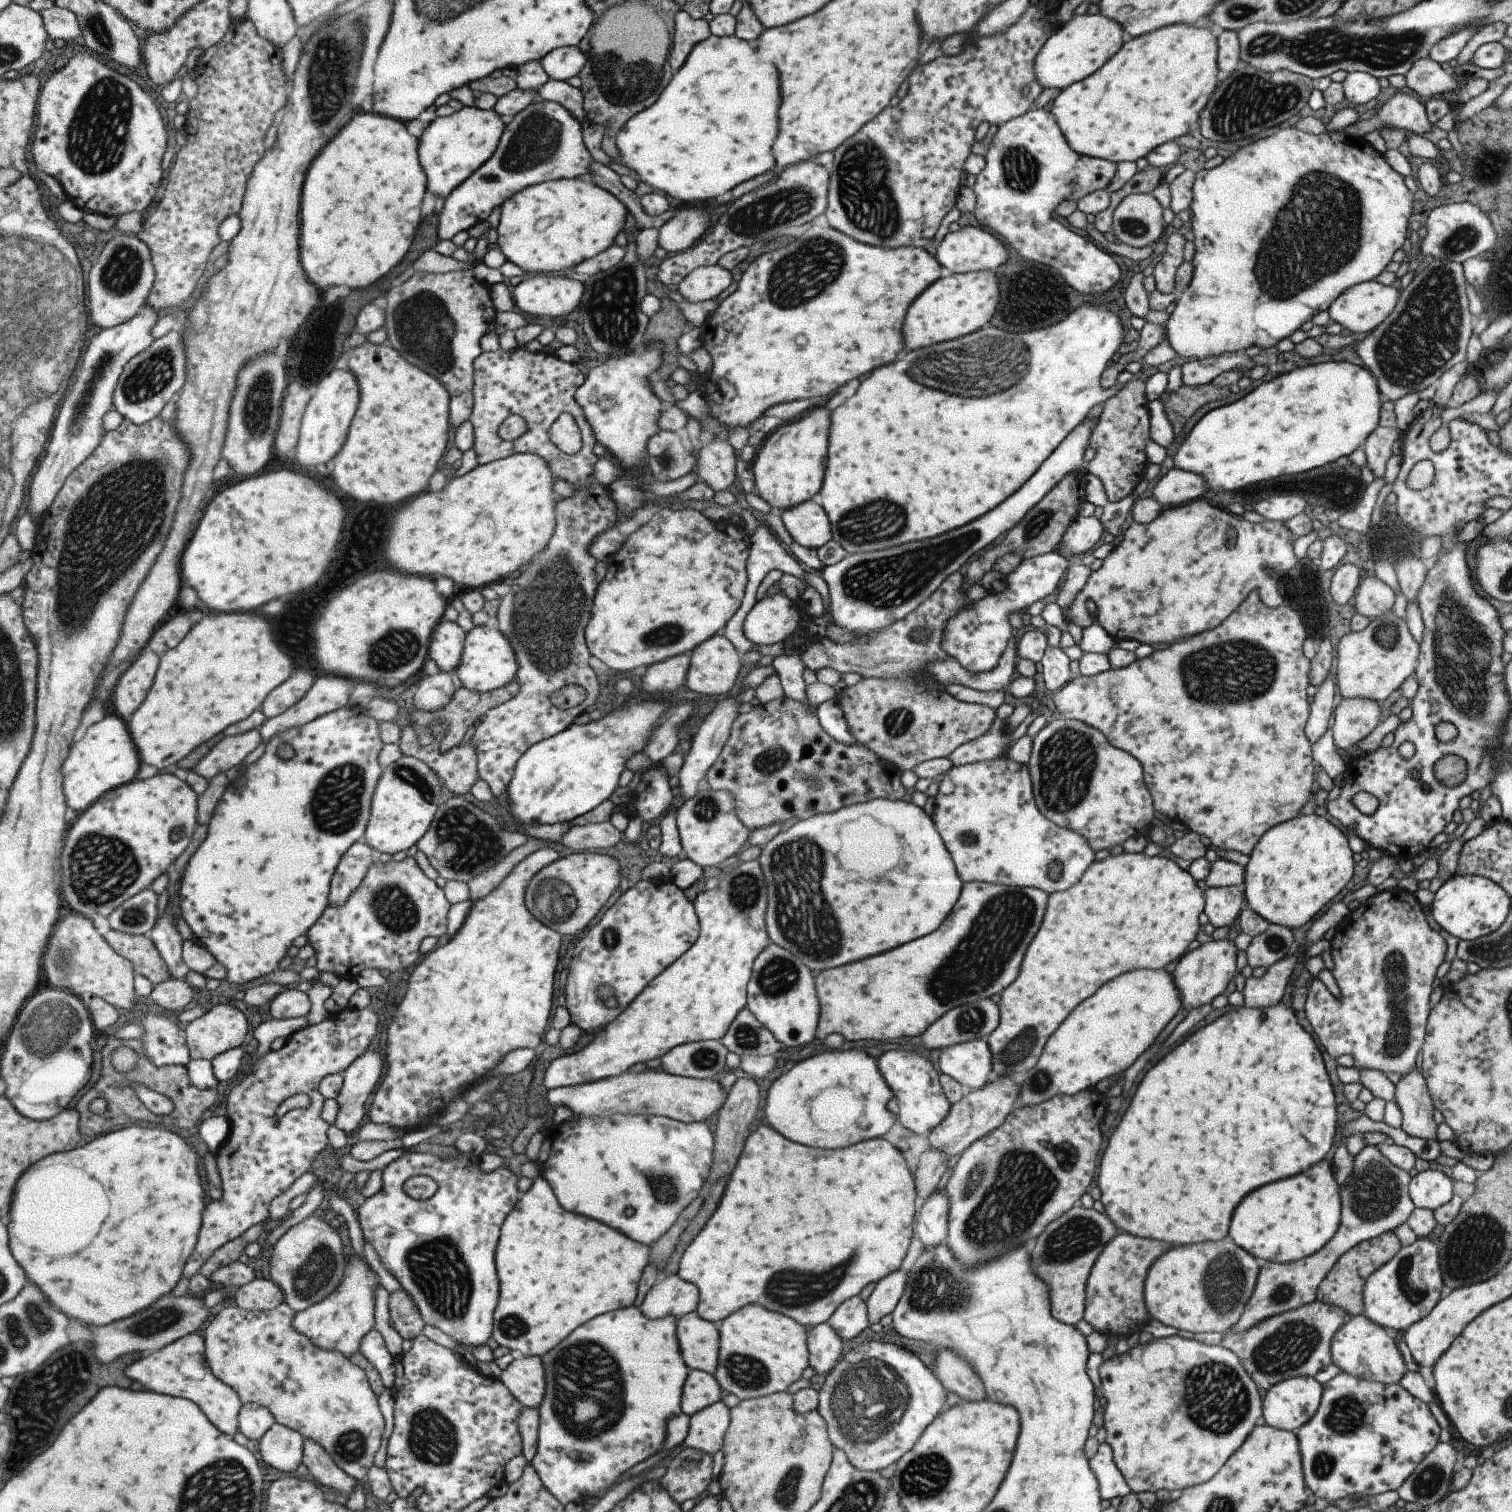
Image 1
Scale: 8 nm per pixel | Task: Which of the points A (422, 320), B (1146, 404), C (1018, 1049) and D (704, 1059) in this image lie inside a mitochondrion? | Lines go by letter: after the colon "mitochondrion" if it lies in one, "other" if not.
A: mitochondrion
B: other
C: mitochondrion
D: mitochondrion

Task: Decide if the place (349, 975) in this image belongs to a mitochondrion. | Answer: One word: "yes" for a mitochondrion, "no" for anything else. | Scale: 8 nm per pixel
no

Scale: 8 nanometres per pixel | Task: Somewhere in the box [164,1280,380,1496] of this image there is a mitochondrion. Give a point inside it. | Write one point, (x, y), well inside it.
(349, 1447)

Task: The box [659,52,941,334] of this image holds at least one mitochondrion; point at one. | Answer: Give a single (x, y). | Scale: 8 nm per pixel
(866, 198)

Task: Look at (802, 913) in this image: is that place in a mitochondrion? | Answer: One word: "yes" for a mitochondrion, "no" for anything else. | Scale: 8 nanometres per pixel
yes

